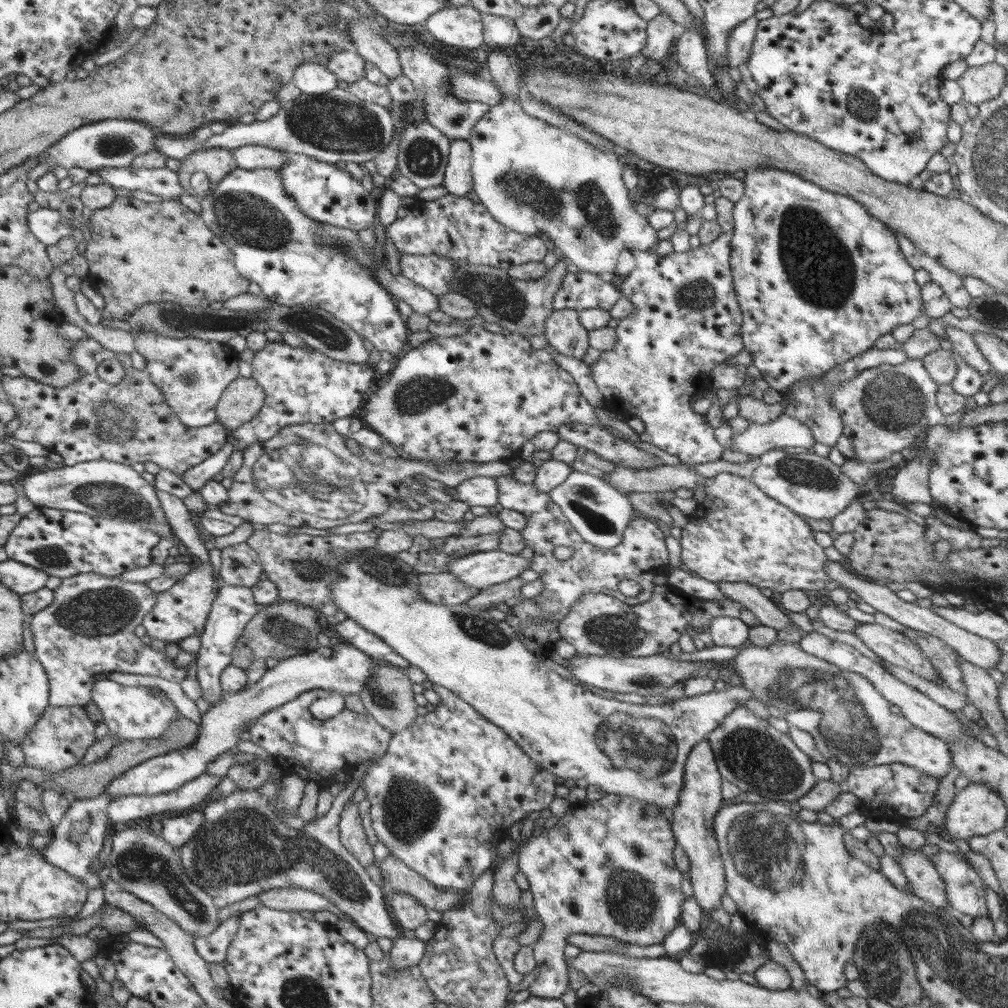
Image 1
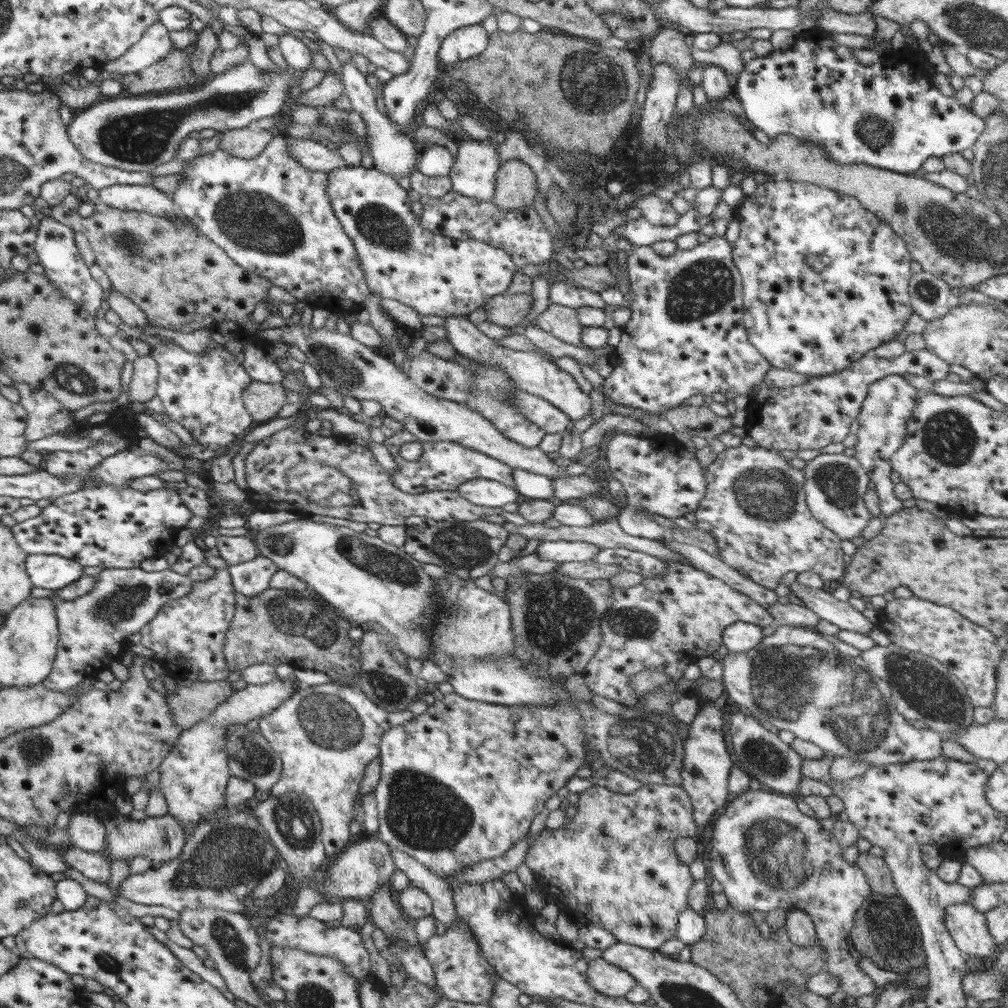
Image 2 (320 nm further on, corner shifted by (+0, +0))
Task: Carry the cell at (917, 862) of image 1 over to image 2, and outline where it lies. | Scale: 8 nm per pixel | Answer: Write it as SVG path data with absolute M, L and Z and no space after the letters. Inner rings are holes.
M966 902L945 908L945 927L956 946L974 960L985 962L998 950L990 931L987 930L983 912Z

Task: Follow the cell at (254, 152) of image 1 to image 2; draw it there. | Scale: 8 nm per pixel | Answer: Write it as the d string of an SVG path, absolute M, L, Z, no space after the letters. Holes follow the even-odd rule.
M288 135L288 154L304 168L316 173L328 173L338 168L348 167L340 151L308 138L292 138Z

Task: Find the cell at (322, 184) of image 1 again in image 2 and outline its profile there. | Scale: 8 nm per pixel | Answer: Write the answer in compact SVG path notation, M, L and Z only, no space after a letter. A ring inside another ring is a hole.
M345 167L338 168L334 171L326 173L329 176L329 186L327 186L327 195L331 202L334 214L339 218L344 232L350 237L350 240L354 243L356 256L359 260L359 266L363 270L363 275L368 285L368 288L374 294L379 294L382 299L398 300L401 304L410 306L410 308L416 310L419 315L422 316L446 316L462 315L467 316L472 311L480 309L488 299L492 296L504 295L507 292L508 286L512 282L514 273L518 270L515 262L511 259L511 256L503 251L502 248L496 248L494 245L486 244L484 241L468 239L468 240L456 240L442 233L435 233L427 231L419 221L419 218L412 212L410 207L410 200L408 199L408 190L400 187L398 182L393 176L386 175L374 168L358 167Z

